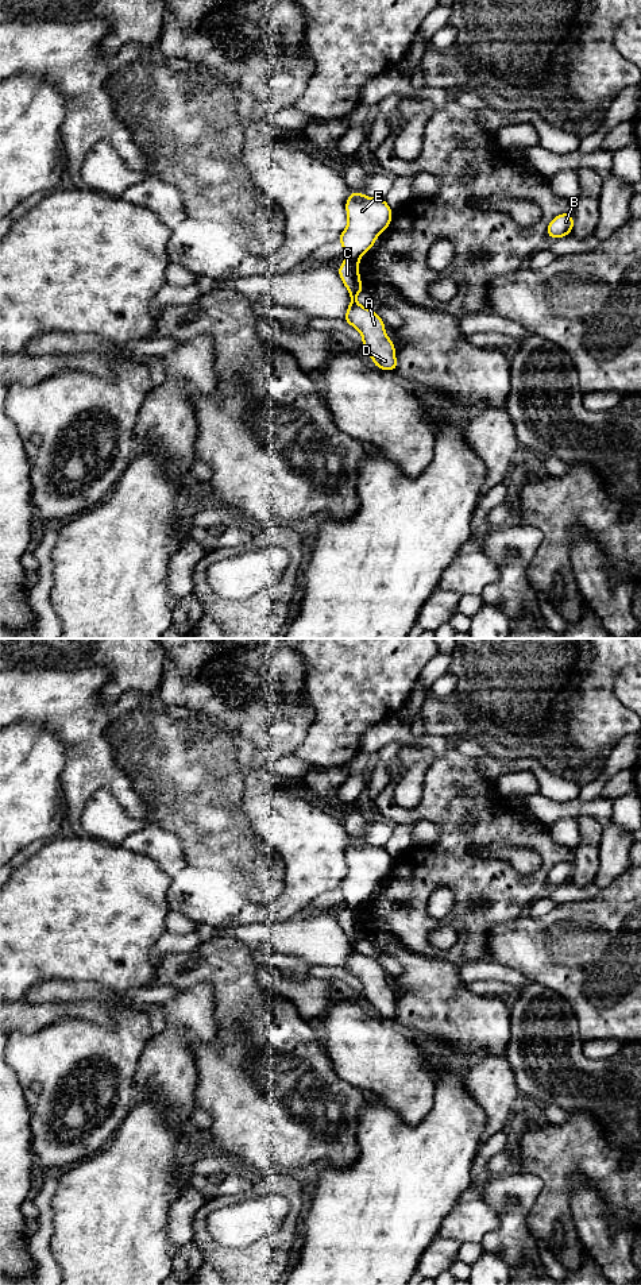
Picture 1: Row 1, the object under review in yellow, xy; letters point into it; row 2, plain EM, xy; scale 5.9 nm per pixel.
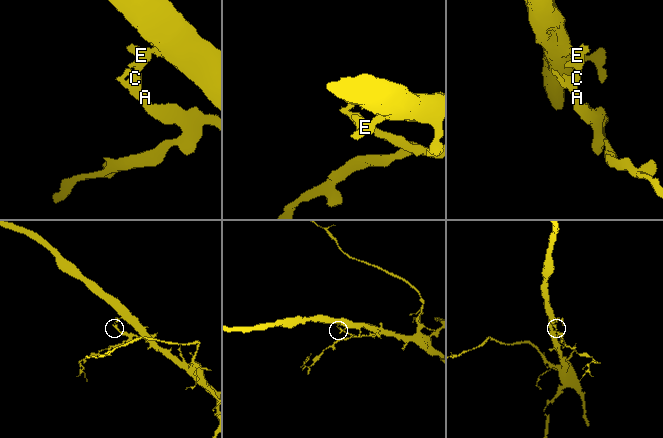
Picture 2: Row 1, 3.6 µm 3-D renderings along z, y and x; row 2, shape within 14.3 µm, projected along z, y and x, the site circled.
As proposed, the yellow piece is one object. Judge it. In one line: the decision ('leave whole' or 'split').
split

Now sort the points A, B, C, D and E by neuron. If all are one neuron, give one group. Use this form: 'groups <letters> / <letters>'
groups A C D / B E

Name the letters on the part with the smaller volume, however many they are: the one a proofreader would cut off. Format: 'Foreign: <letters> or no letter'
Foreign: A, C, D

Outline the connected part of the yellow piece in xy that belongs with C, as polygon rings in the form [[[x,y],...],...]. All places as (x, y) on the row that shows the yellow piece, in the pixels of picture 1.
[[[344,261],[339,267],[339,277],[351,296],[344,321],[362,333],[362,346],[370,354],[377,367],[397,371],[394,343],[386,336],[382,319],[377,312],[356,302],[356,296],[364,290],[359,278],[359,261]]]

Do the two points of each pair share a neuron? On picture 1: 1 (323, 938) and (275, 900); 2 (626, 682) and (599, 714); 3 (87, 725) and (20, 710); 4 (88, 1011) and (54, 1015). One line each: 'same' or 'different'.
1: different
2: different
3: same
4: same

